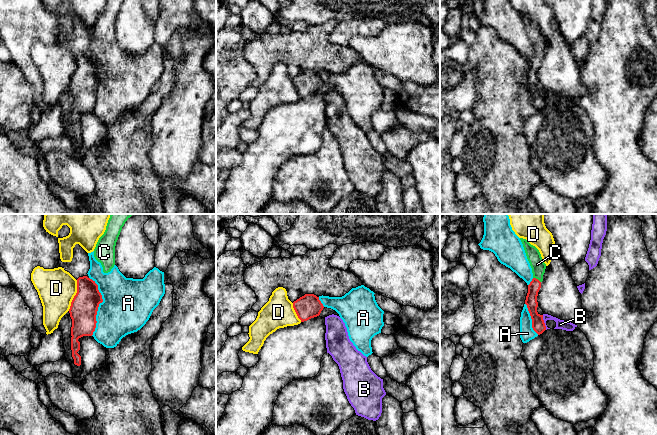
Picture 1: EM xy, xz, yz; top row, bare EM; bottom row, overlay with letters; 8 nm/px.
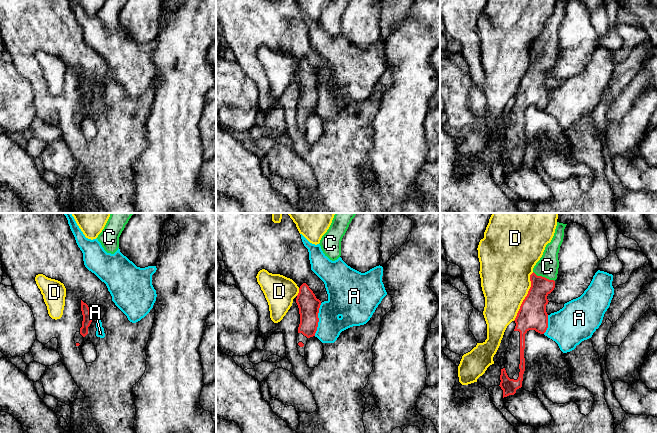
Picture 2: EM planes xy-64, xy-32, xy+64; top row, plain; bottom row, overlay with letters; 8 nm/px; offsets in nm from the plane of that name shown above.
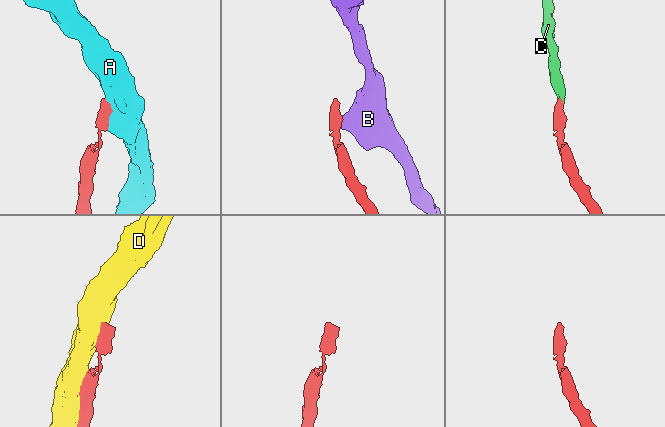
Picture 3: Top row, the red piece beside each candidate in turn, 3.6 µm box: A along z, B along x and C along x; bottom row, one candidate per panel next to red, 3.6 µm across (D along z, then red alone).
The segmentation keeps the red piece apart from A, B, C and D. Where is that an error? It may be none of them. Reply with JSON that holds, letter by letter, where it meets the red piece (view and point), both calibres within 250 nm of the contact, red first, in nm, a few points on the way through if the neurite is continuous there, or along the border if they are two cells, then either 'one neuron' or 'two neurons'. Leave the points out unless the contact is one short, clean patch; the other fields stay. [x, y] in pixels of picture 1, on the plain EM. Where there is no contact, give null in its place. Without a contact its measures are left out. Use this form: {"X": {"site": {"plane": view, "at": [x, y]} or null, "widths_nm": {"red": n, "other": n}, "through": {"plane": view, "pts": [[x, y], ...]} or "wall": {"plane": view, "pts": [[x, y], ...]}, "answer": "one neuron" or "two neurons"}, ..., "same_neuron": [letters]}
{"A": {"site": {"plane": "xy", "at": [98, 82]}, "widths_nm": {"red": 220, "other": 400}, "answer": "two neurons"}, "B": {"site": {"plane": "yz", "at": [543, 98]}, "widths_nm": {"red": 110, "other": 80}, "wall": {"plane": "yz", "pts": [[542, 91], [546, 105]]}, "answer": "two neurons"}, "C": {"site": {"plane": "yz", "at": [537, 55]}, "widths_nm": {"red": 100, "other": 120}, "through": {"plane": "yz", "pts": [[533, 64], [537, 55], [537, 40]]}, "answer": "one neuron"}, "D": {"site": {"plane": "xy", "at": [75, 71]}, "widths_nm": {"red": 220, "other": 300}, "answer": "two neurons"}, "same_neuron": ["C"]}

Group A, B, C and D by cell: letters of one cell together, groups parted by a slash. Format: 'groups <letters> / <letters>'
groups A / B / C / D

